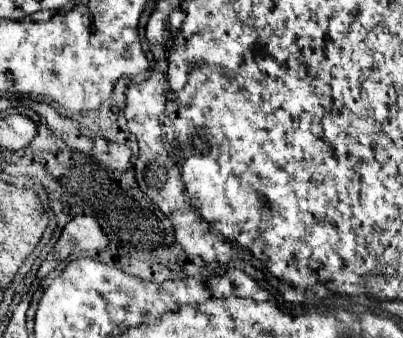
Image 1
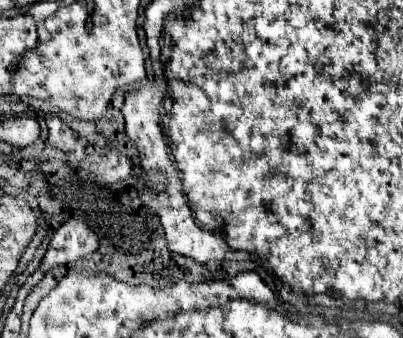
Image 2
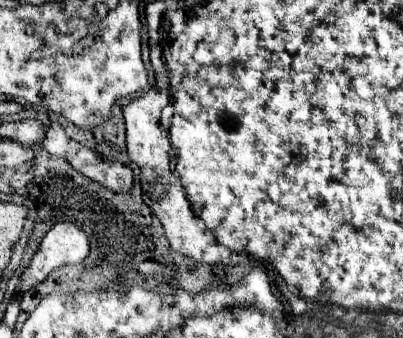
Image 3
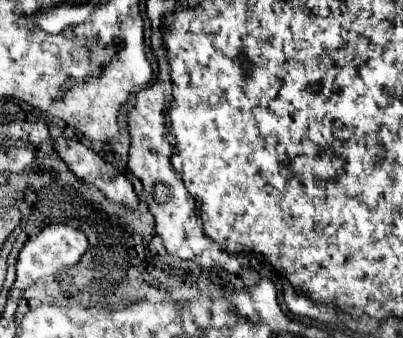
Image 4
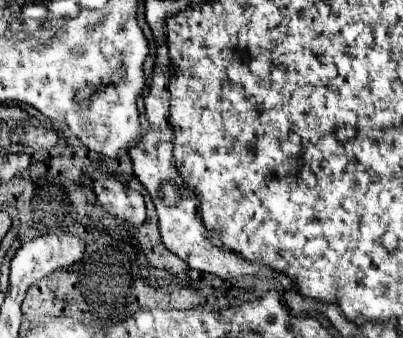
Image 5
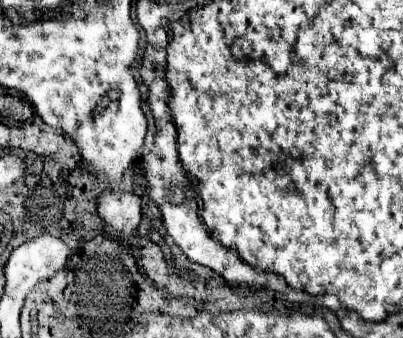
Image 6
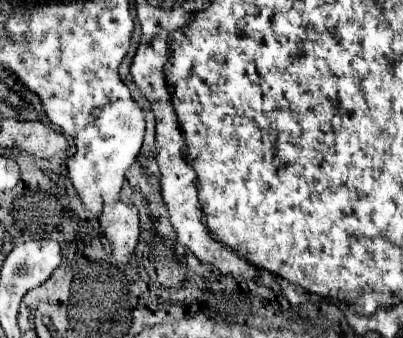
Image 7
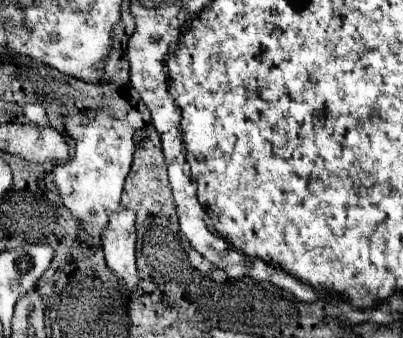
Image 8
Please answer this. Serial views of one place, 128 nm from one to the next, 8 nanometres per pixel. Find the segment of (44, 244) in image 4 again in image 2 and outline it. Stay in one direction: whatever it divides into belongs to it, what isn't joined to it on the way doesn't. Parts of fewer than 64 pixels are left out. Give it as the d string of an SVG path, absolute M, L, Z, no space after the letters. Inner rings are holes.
M70 218L54 232L50 246L46 250L46 256L40 264L40 270L48 272L58 264L76 262L78 258L84 258L86 254L96 252L98 244L100 242L96 232L86 222Z

